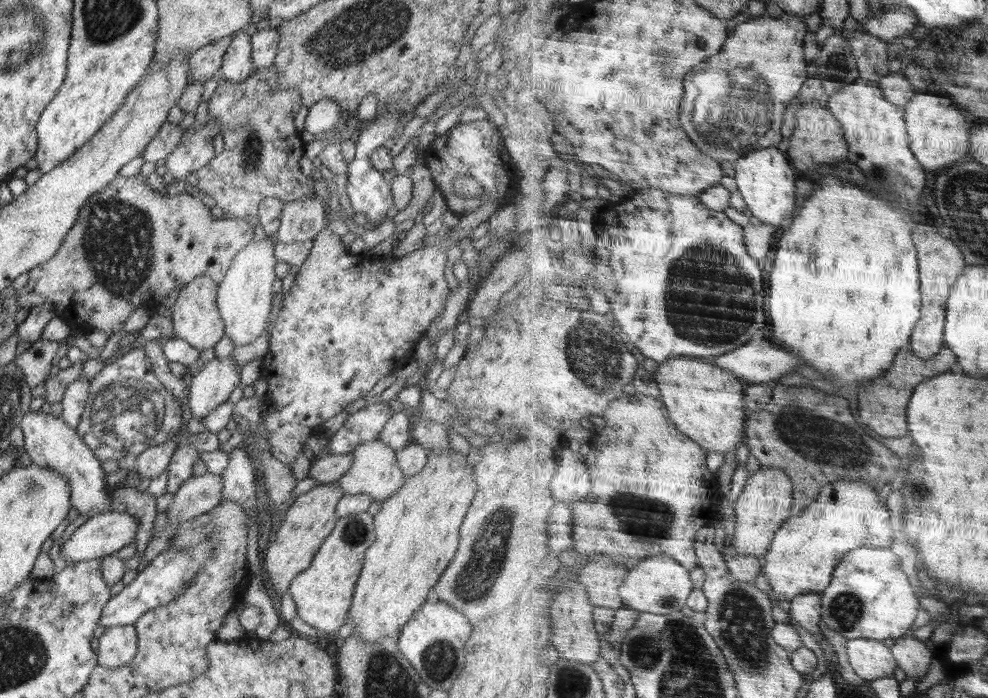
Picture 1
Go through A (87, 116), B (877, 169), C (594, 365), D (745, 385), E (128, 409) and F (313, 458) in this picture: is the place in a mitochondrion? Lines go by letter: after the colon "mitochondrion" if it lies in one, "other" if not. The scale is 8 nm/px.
A: other
B: mitochondrion
C: mitochondrion
D: other
E: mitochondrion
F: other

